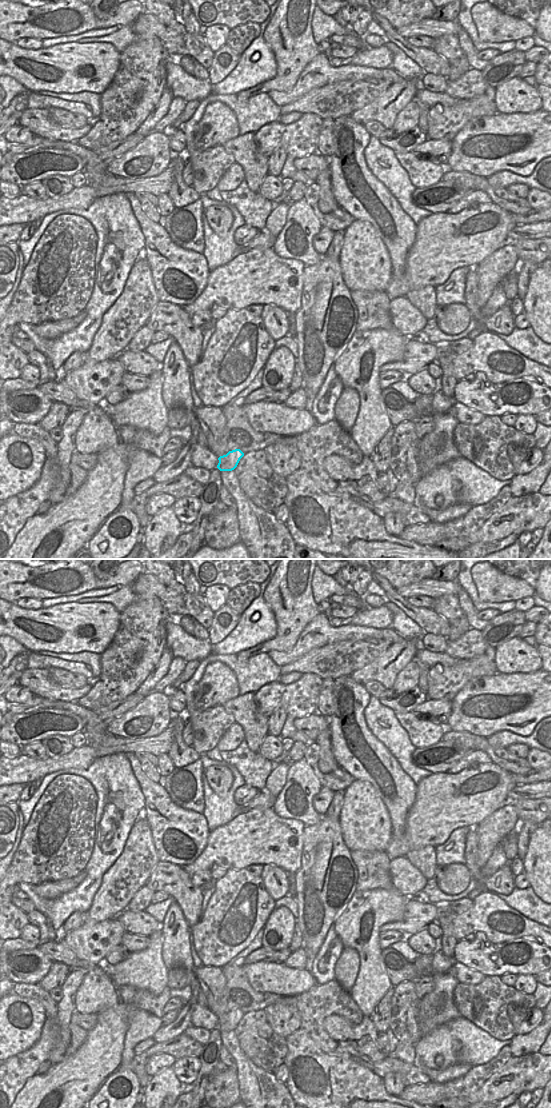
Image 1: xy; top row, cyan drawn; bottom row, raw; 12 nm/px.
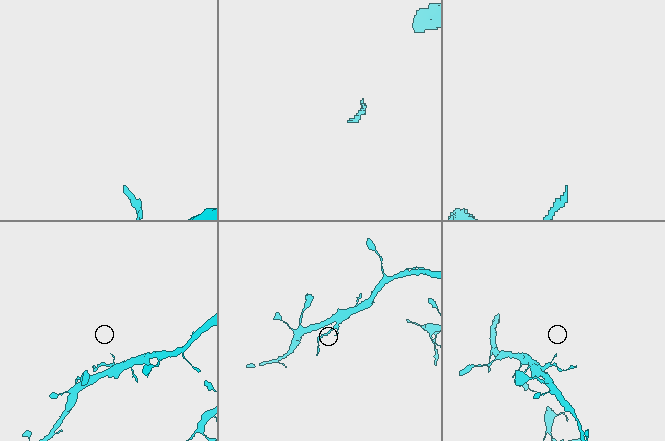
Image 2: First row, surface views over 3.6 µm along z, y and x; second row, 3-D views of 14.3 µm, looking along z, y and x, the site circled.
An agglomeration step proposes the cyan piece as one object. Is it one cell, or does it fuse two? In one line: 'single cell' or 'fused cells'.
fused cells

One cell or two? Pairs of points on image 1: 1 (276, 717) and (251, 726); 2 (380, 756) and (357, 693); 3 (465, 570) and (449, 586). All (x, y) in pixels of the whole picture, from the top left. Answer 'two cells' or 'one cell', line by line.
1: two cells
2: one cell
3: two cells

